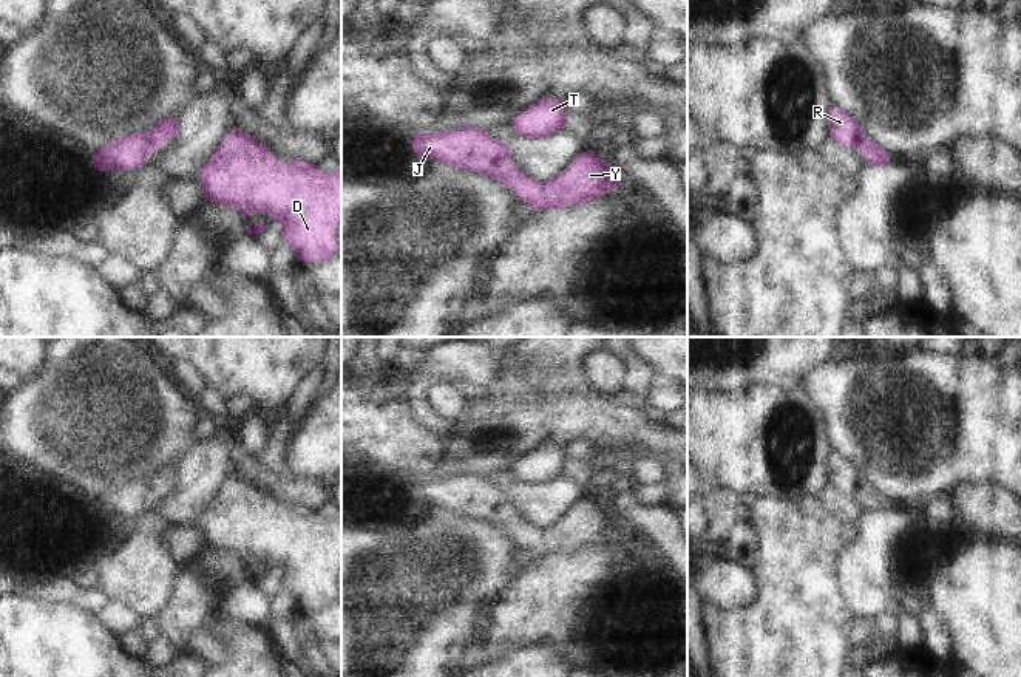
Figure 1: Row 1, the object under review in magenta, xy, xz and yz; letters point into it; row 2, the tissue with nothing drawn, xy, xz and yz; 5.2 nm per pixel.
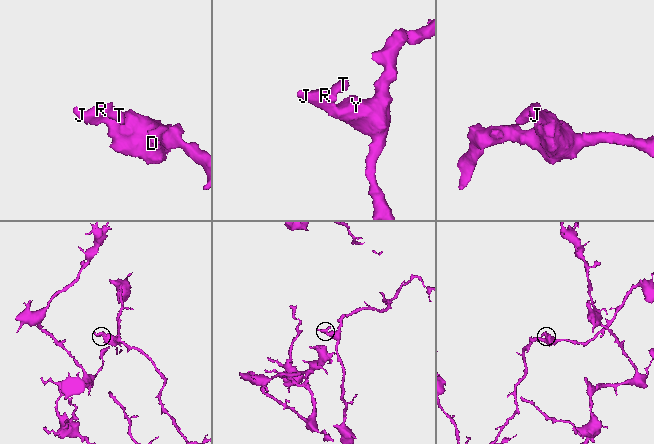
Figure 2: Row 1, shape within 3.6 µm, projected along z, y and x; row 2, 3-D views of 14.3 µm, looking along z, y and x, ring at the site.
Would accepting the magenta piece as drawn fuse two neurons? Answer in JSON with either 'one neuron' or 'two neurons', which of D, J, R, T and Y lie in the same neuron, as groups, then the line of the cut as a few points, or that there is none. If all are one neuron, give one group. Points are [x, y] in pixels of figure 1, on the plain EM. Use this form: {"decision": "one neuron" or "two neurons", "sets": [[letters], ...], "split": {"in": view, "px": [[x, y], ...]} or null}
{"decision": "one neuron", "sets": [["D", "J", "R", "T", "Y"]], "split": null}

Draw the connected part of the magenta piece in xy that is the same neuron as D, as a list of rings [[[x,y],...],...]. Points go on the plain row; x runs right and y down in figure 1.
[[[233,475],[221,487],[216,499],[196,521],[204,532],[204,547],[235,552],[244,564],[247,580],[258,581],[266,570],[249,575],[246,563],[267,556],[270,567],[281,566],[281,584],[297,598],[301,609],[318,609],[337,601],[337,575],[341,570],[341,516],[323,519],[306,507],[276,509],[266,490]]]

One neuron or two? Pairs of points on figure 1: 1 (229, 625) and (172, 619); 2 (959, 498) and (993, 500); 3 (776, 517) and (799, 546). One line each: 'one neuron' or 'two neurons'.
1: two neurons
2: one neuron
3: one neuron

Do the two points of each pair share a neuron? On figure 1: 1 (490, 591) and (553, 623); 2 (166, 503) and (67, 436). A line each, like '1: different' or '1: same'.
1: different
2: different

